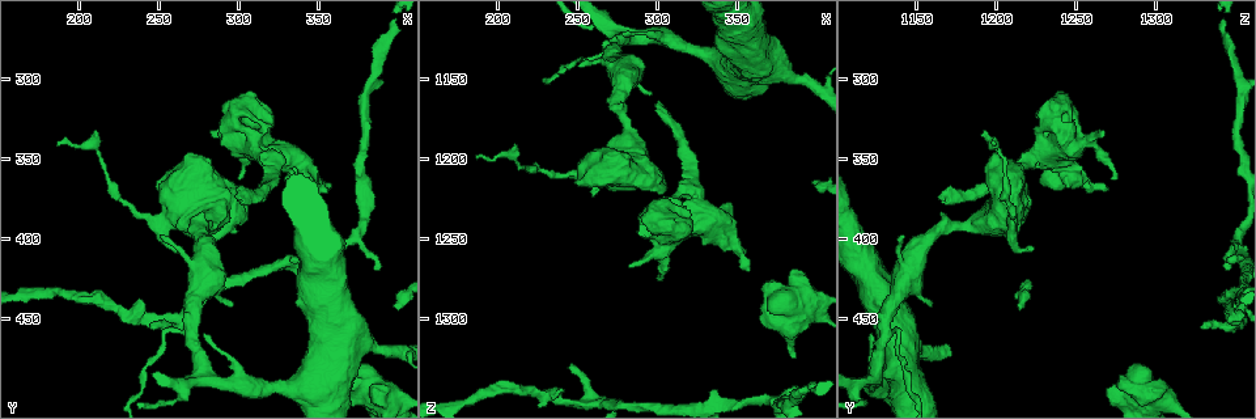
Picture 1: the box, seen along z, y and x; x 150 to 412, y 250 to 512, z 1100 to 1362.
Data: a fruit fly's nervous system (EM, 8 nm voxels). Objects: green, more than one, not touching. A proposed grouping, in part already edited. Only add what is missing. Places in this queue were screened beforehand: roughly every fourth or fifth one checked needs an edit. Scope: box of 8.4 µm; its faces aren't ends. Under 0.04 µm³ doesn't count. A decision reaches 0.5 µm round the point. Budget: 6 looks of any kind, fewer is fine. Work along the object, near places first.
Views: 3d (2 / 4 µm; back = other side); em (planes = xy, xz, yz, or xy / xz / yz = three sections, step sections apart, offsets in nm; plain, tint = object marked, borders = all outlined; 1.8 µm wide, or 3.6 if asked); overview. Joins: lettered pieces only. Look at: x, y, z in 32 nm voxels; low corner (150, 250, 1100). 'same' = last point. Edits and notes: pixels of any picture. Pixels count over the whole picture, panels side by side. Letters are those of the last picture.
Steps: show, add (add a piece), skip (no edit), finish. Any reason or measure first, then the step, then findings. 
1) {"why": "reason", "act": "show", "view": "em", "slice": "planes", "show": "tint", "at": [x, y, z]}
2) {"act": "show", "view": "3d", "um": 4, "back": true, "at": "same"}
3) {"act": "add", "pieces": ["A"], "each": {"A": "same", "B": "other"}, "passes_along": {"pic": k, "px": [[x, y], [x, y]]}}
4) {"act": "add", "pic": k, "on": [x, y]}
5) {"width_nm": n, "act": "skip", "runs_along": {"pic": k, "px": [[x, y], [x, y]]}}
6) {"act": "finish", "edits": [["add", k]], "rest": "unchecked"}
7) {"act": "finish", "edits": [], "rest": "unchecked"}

{"why": "thin end", "act": "show", "view": "em", "um": 3.6, "slice": "yz", "step": 4, "show": "tint", "at": [244, 456, 1330]}

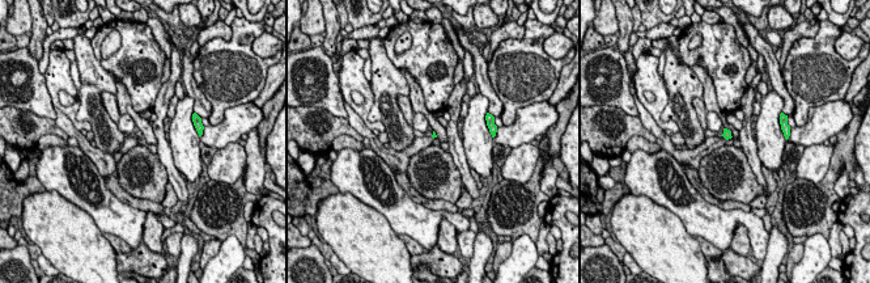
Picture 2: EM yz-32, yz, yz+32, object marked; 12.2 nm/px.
{"why": "see the neighbours", "act": "show", "view": "em", "um": 3.6, "slice": "yz", "step": 4, "show": "borders", "at": "same"}

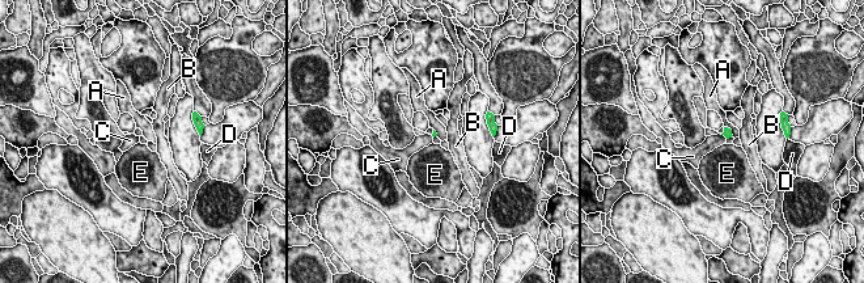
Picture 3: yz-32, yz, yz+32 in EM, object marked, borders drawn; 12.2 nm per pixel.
{"act": "add", "pieces": ["C"], "each": {"A": "other", "B": "other", "C": "same", "D": "other", "E": "other"}, "passes_along": {"pic": 3, "px": [[727, 132], [724, 135], [712, 142]]}, "found": "it goes on there"}

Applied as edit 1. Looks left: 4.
{"act": "show", "view": "overview"}

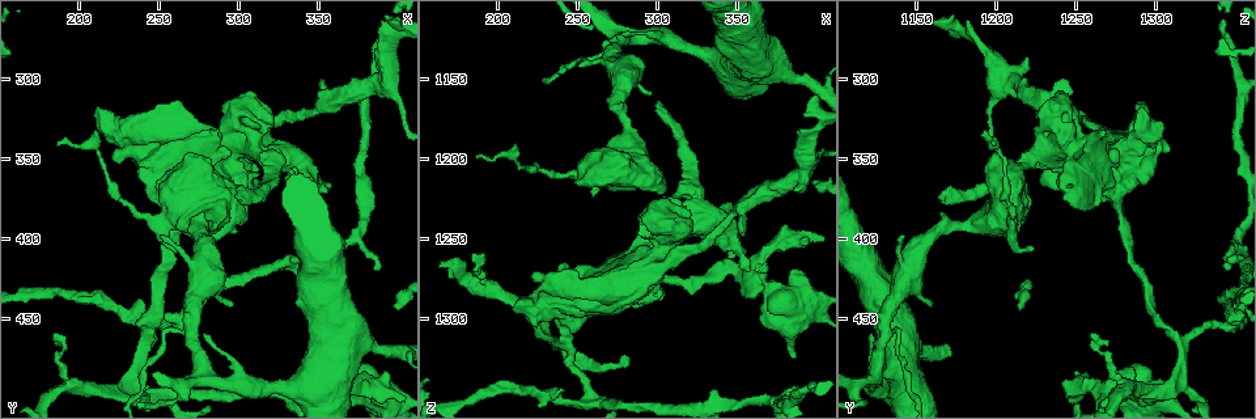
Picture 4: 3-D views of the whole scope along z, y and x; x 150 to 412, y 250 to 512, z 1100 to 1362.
{"why": "an open end", "act": "show", "view": "em", "slice": "xy", "step": 8, "show": "tint", "at": [356, 368, 1268]}

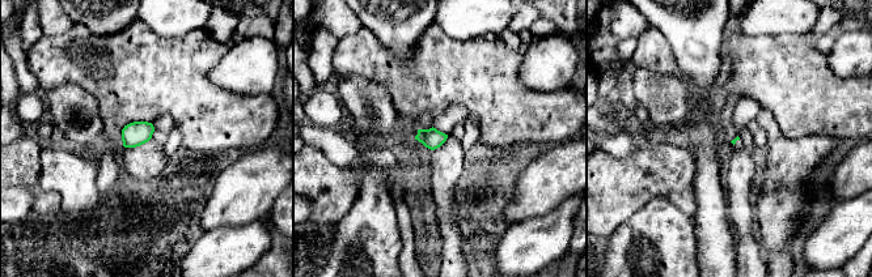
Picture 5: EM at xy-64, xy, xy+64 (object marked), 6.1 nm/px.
{"why": "another direction", "act": "show", "view": "em", "slice": "planes", "show": "borders", "at": "same"}

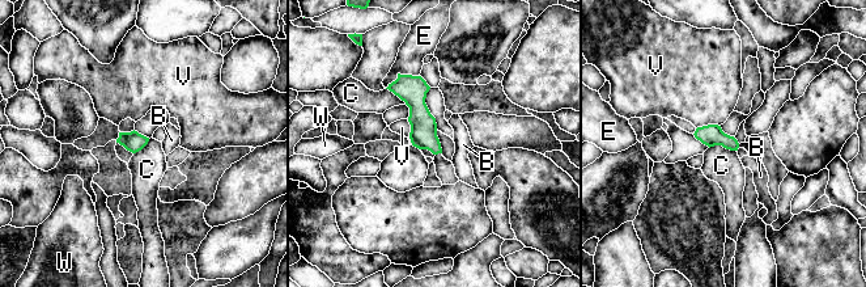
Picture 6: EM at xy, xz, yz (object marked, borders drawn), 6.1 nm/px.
{"longest_contact_nm": ["E", 220], "act": "skip", "each": {"B": "other", "C": "other", "E": "other", "V": "other", "W": "other"}, "found": "no lettered piece goes on from it"}

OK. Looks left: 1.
{"act": "finish", "edits": [["add", 3]], "rest": "unchecked"}

